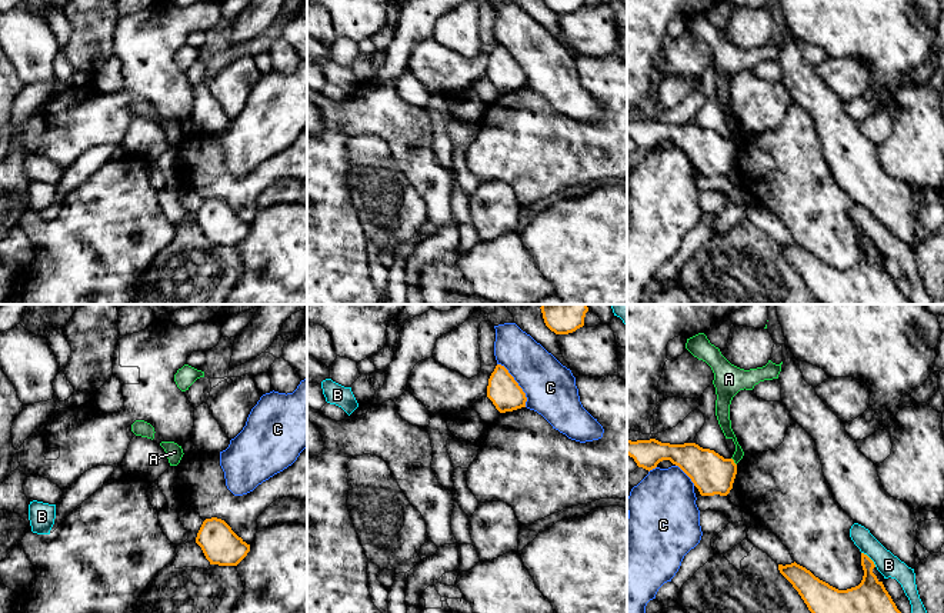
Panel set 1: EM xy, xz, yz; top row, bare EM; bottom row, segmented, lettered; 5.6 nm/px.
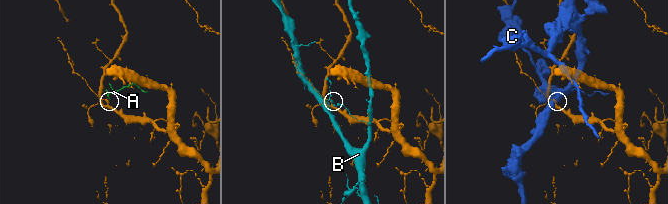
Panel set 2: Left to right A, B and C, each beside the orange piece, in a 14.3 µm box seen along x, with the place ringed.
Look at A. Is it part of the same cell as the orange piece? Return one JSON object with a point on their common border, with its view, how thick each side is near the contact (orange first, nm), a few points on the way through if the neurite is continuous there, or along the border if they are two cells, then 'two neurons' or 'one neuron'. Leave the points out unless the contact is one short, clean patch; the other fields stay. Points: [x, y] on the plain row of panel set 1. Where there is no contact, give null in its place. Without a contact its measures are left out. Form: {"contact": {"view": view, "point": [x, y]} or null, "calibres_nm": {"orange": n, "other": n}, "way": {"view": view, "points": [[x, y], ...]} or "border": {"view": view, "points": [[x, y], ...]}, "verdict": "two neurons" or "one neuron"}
{"contact": {"view": "yz", "point": [733, 142]}, "calibres_nm": {"orange": 220, "other": 70}, "border": {"view": "yz", "points": [[731, 137], [736, 145]]}, "verdict": "two neurons"}

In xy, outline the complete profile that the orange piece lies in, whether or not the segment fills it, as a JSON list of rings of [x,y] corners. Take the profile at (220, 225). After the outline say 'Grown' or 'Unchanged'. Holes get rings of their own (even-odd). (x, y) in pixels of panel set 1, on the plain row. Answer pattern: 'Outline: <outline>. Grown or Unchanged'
Outline: [[[206,199],[197,213],[196,223],[210,244],[237,246],[250,231],[241,217],[221,199]]]. Unchanged

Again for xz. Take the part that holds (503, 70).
Outline: [[[501,44],[496,46],[488,59],[487,77],[493,81],[500,93],[526,87],[527,81],[523,69]]]. Unchanged

